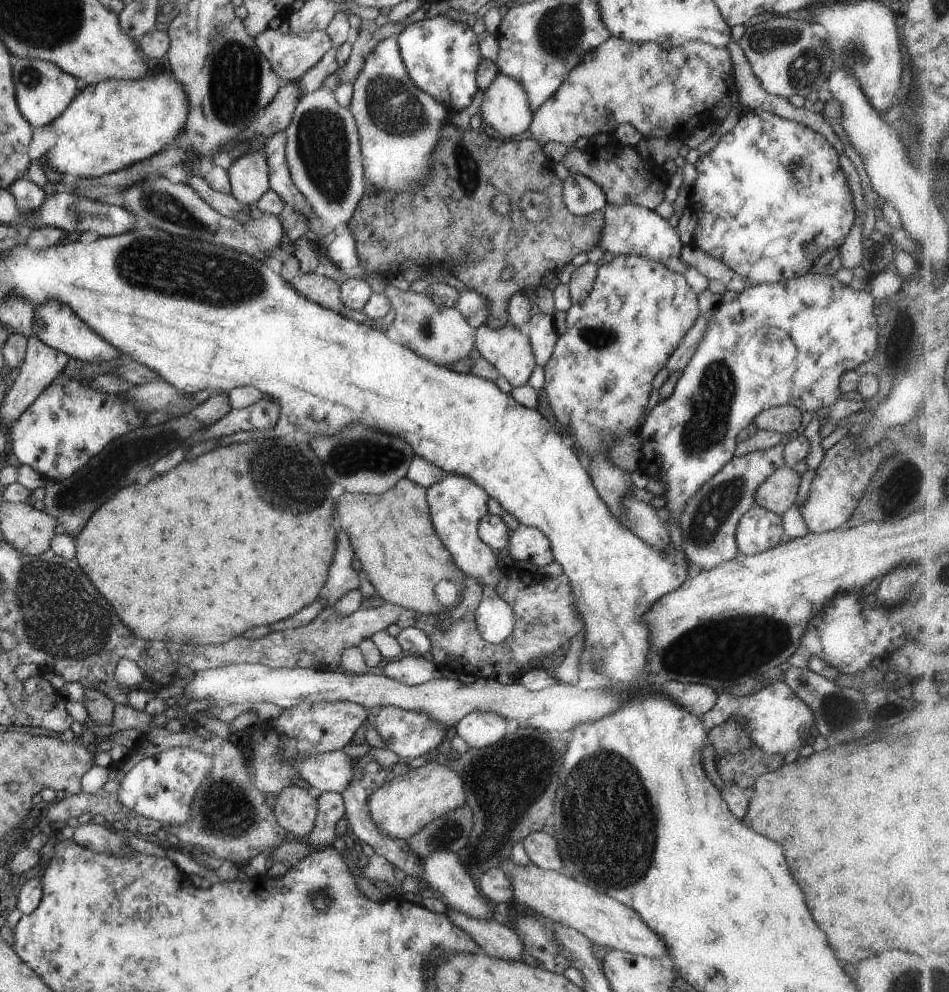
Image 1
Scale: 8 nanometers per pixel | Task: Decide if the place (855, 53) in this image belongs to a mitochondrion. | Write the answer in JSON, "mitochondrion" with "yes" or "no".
{"mitochondrion":"yes"}

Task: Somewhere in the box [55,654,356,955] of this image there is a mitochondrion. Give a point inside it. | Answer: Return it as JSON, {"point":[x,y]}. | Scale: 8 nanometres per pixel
{"point":[225,811]}

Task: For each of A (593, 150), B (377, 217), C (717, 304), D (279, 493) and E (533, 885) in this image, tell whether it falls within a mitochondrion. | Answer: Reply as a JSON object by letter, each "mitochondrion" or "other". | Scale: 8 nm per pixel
{"A":"other","B":"other","C":"other","D":"mitochondrion","E":"other"}

